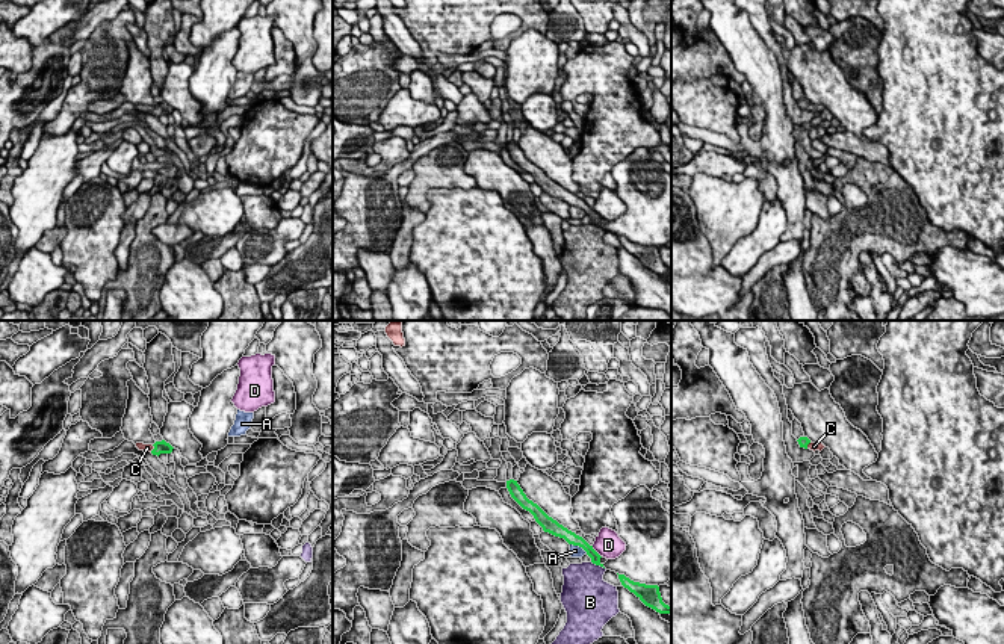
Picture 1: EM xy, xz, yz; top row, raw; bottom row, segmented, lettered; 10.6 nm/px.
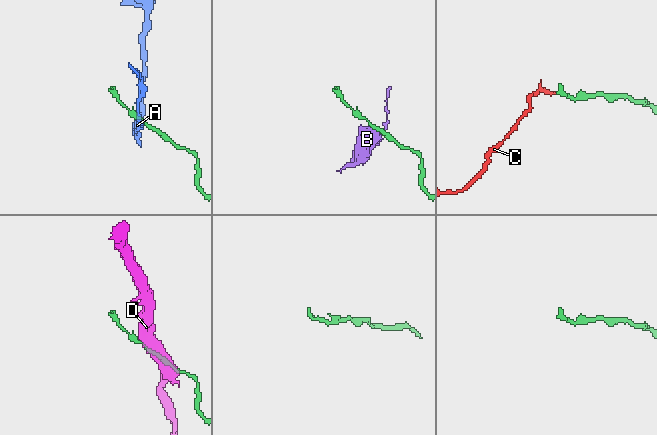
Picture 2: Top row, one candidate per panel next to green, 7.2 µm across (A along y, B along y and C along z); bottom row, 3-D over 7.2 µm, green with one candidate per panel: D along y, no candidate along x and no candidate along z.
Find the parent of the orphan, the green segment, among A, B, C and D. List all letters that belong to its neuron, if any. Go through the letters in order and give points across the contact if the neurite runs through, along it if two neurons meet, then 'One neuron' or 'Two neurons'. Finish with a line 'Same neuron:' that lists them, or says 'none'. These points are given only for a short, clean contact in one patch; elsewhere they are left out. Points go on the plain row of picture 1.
A: Boundary: xz (570, 204), (587, 213). Two neurons
B: Boundary: xz (591, 222), (604, 230). Two neurons
C: Path across: xy (162, 108), (154, 109), (147, 109). One neuron
D: Two neurons
Same neuron: C

